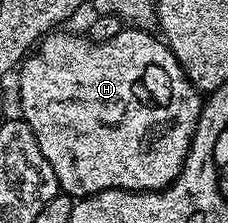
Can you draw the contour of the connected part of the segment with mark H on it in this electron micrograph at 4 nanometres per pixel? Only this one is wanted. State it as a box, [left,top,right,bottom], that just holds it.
[18,29,204,199]

